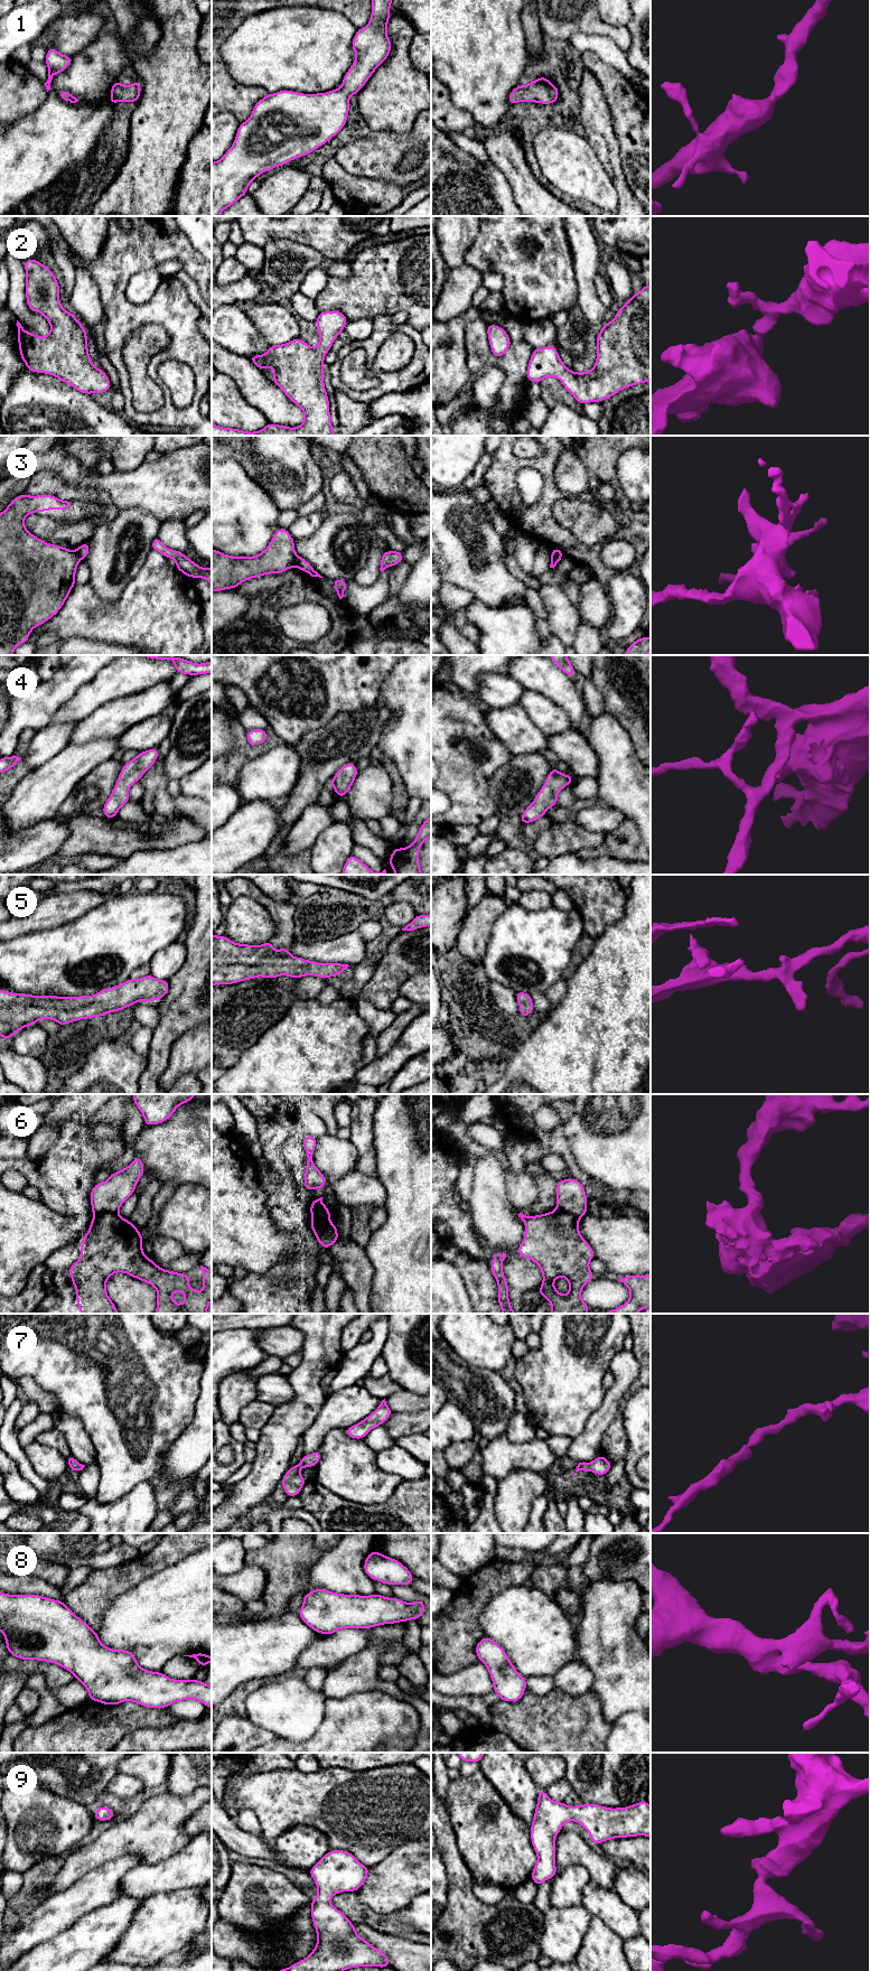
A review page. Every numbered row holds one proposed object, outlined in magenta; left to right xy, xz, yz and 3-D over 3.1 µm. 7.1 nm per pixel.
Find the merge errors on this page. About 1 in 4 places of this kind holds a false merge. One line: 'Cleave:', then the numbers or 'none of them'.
Cleave: 3, 6

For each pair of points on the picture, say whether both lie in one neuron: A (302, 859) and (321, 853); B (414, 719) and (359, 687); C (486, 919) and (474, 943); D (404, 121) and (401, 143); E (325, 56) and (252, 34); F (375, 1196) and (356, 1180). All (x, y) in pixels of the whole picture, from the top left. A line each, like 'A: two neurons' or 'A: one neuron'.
A: two neurons
B: two neurons
C: one neuron
D: two neurons
E: one neuron
F: one neuron

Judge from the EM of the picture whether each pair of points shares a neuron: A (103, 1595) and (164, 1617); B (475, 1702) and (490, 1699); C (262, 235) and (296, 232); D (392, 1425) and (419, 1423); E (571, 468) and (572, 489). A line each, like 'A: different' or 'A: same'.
A: different
B: different
C: same
D: same
E: same

